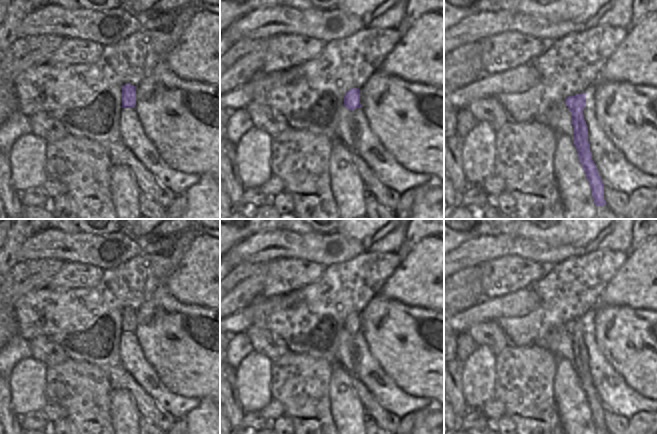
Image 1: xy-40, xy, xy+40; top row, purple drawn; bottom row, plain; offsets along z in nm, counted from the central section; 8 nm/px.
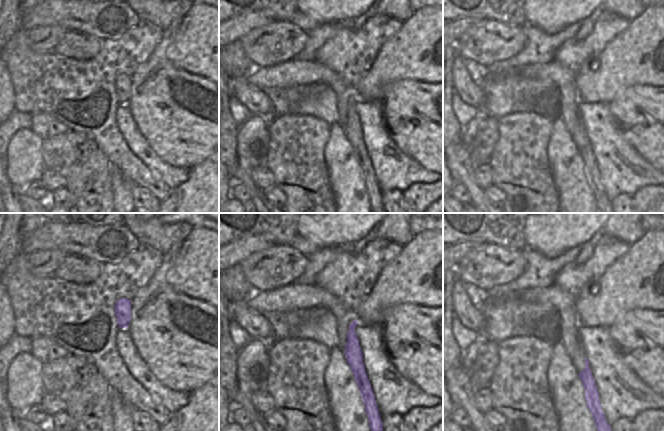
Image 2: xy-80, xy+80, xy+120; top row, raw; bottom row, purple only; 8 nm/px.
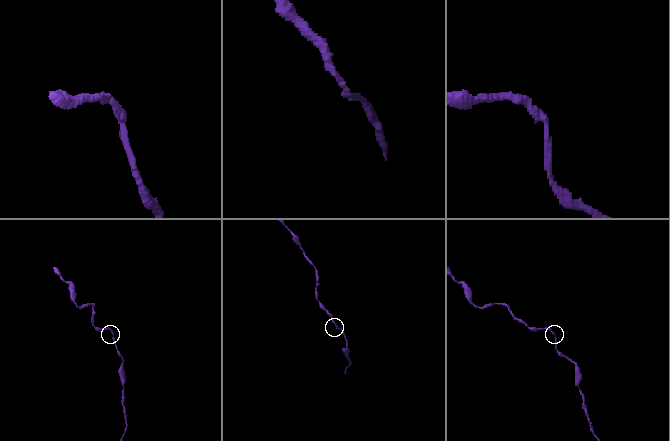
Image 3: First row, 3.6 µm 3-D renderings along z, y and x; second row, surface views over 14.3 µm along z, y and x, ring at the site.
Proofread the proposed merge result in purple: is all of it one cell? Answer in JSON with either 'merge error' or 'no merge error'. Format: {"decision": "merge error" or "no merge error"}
{"decision": "no merge error"}

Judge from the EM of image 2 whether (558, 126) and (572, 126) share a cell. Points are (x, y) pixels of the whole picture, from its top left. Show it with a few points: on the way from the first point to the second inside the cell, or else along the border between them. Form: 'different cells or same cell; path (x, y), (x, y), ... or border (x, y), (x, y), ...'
different cells; border (559, 115), (576, 147)

